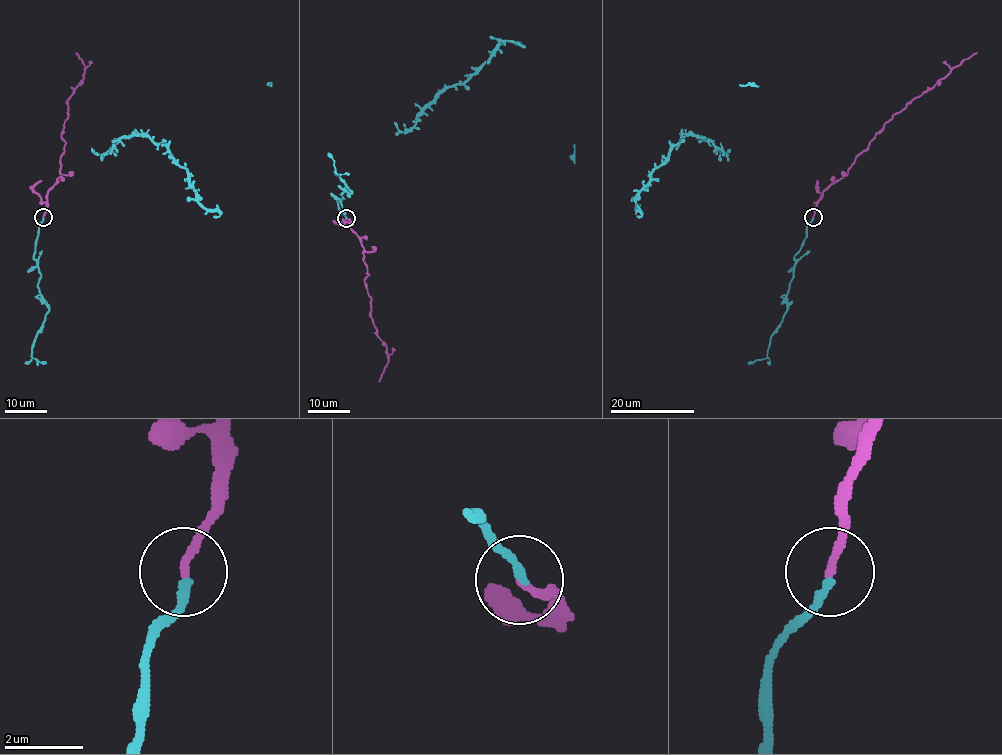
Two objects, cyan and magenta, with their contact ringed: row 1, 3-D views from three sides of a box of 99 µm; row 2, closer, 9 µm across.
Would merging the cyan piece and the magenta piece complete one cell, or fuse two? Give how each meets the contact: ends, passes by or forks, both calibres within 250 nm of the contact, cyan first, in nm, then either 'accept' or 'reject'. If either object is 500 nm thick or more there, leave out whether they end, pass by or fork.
cyan ends | magenta ends | 190/180 nm | accept

